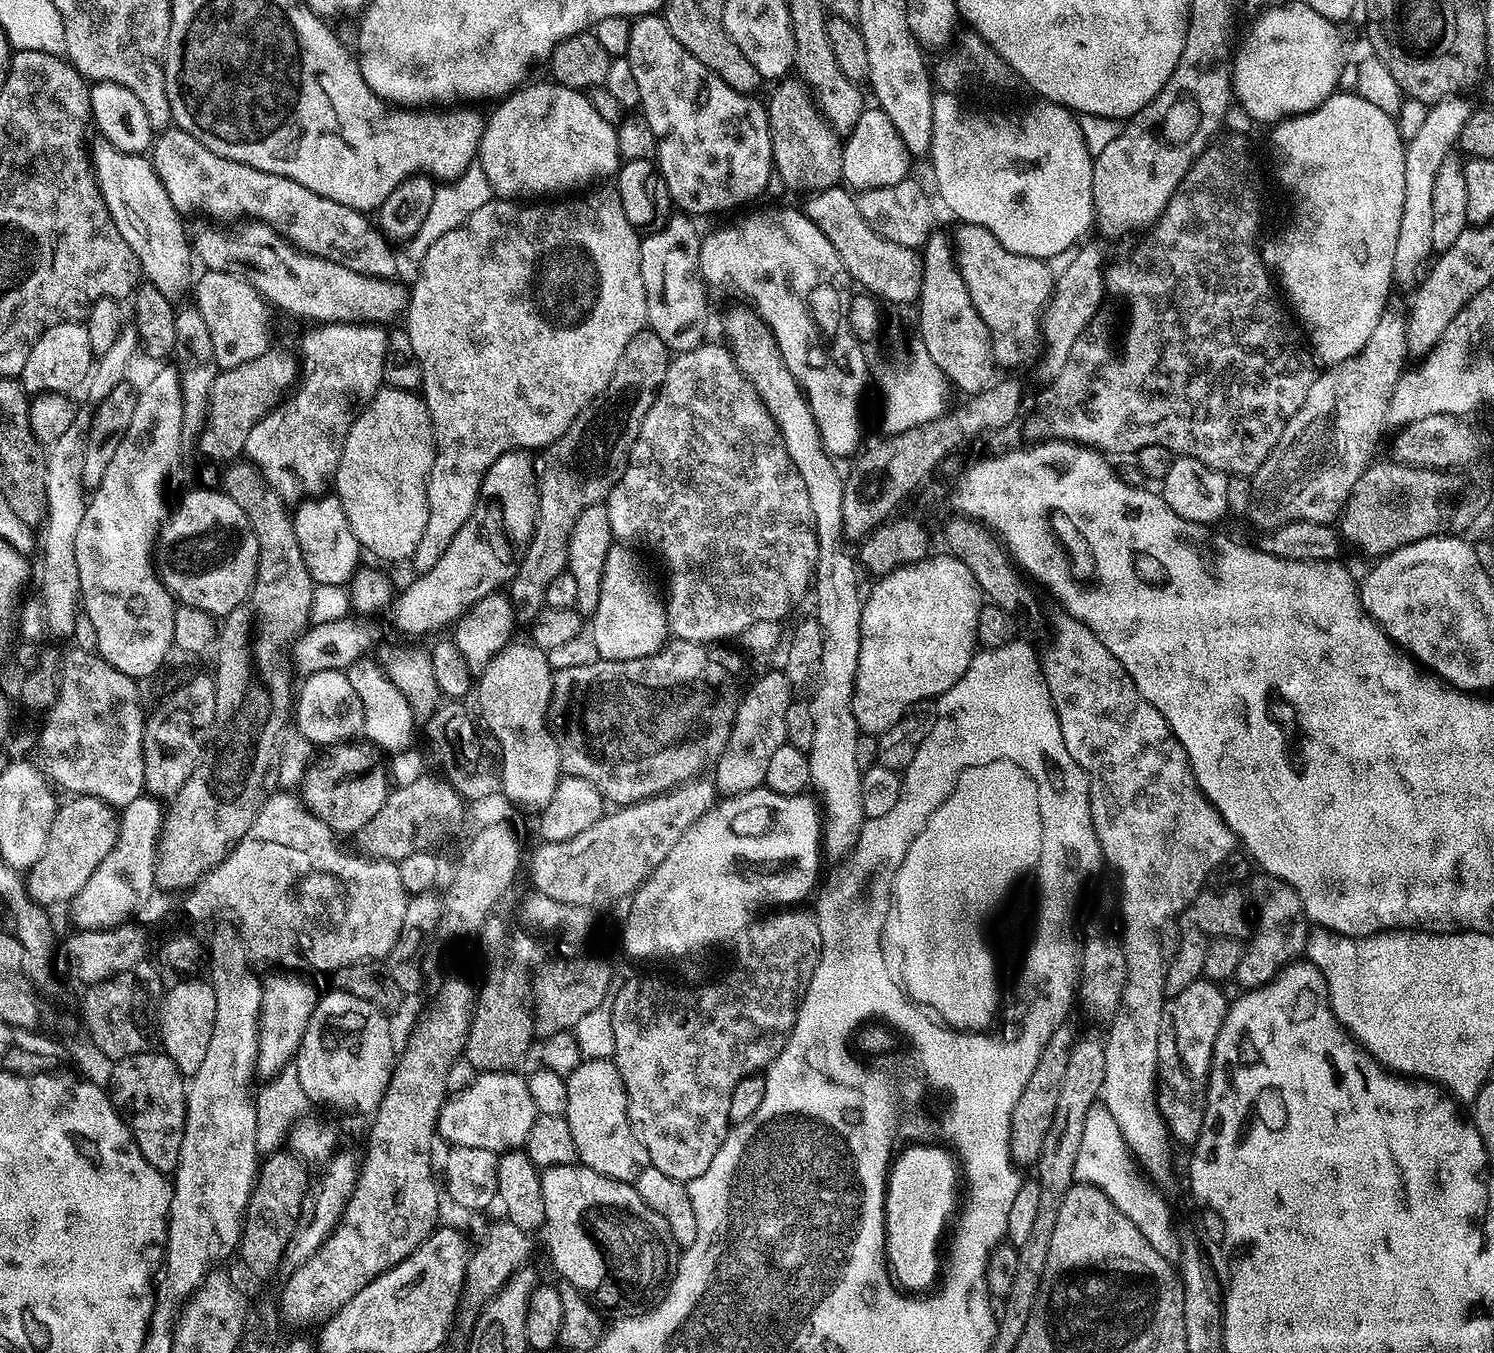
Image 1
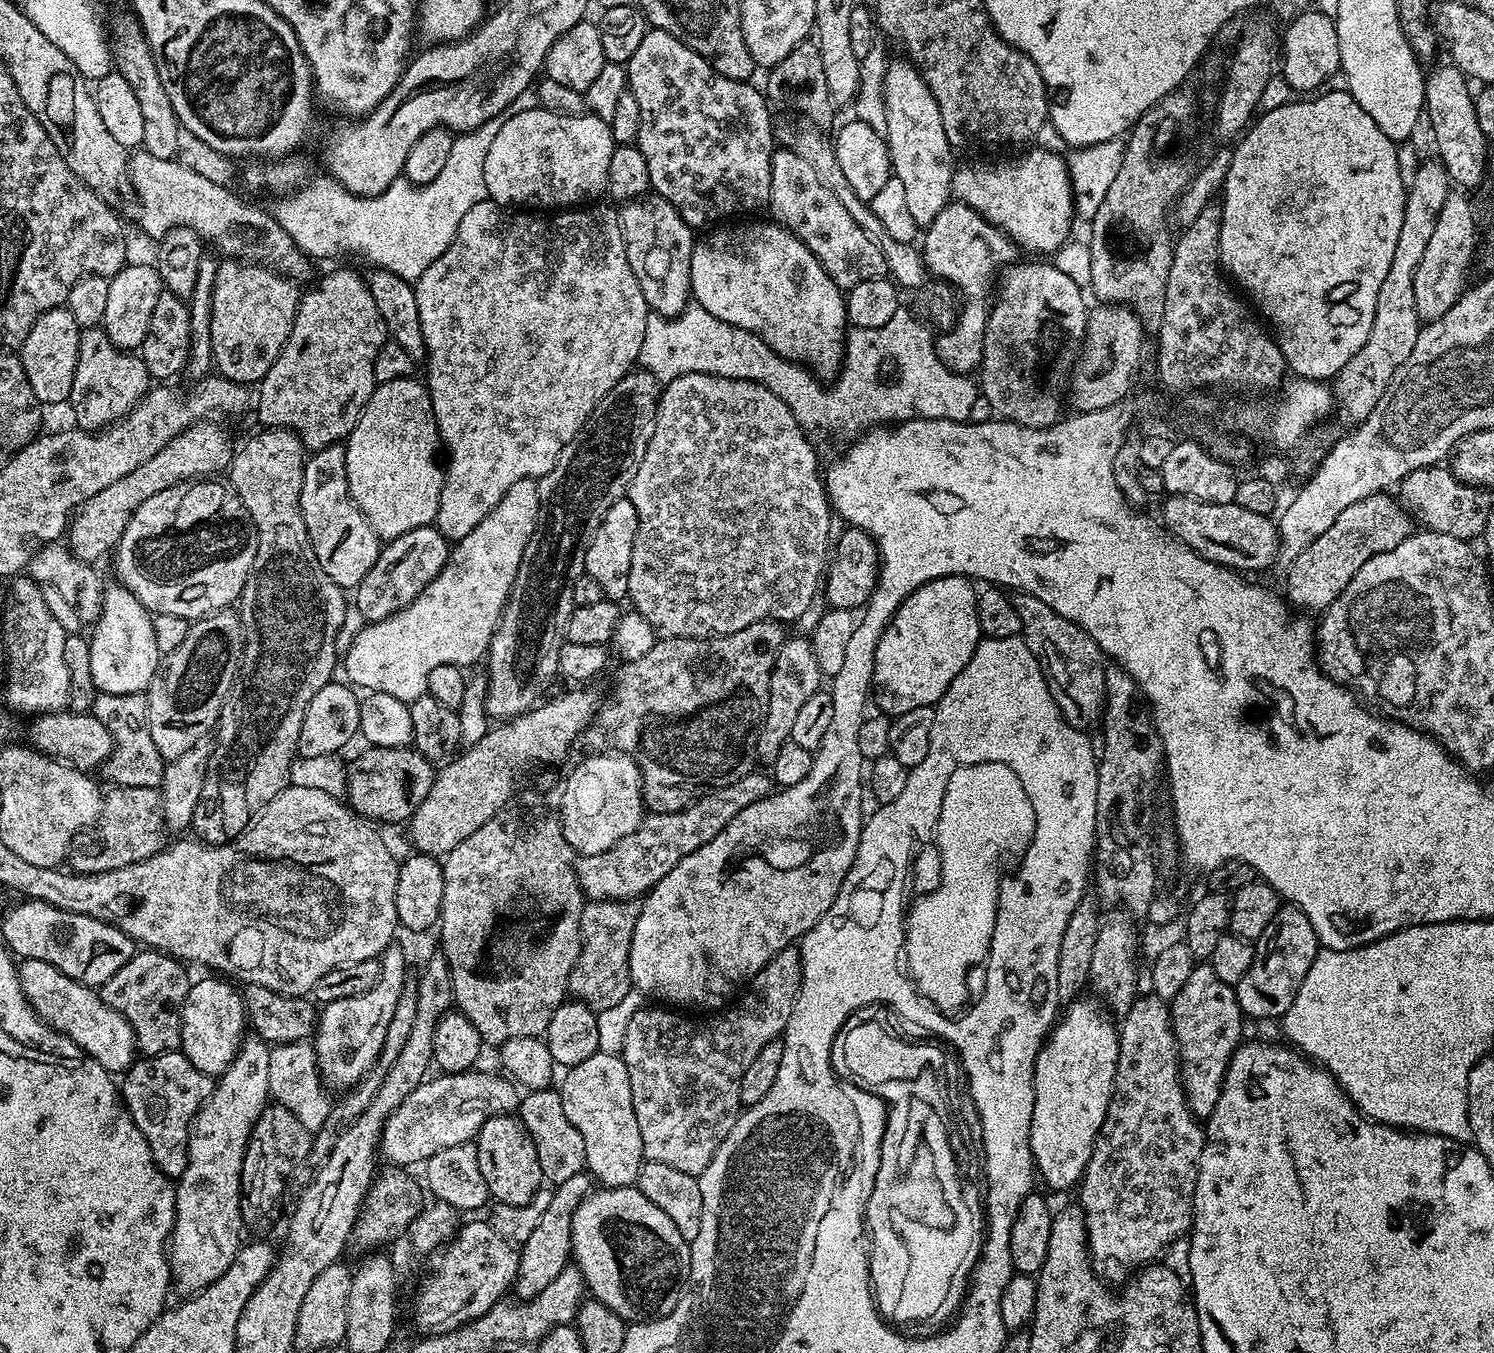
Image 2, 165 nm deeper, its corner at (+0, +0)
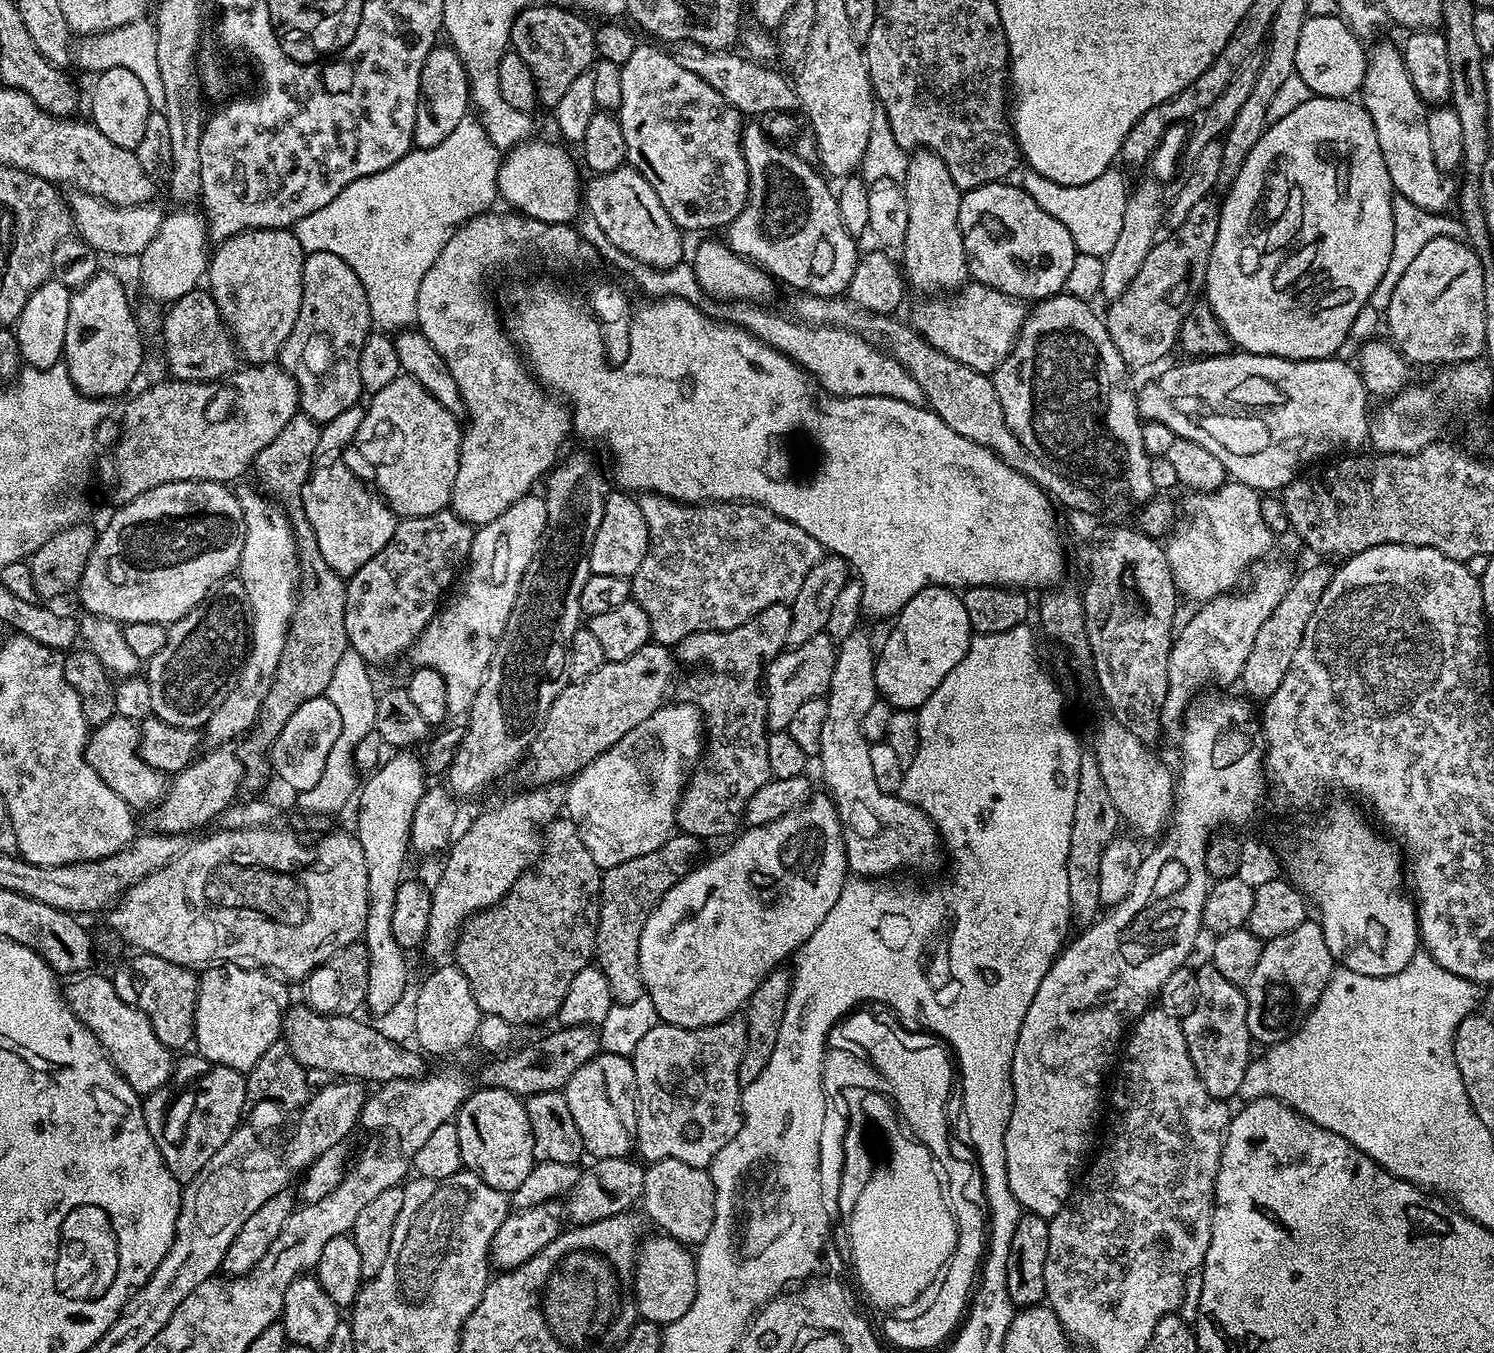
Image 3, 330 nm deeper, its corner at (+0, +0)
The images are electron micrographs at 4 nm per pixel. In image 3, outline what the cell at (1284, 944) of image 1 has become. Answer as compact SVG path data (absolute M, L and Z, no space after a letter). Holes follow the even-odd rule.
M1315 919L1304 920L1290 934L1278 934L1278 938L1264 941L1262 958L1258 958L1254 974L1243 985L1248 1007L1246 1022L1252 1039L1271 1046L1291 1036L1304 1023L1318 998L1322 998L1333 971L1330 946L1326 946L1322 926Z

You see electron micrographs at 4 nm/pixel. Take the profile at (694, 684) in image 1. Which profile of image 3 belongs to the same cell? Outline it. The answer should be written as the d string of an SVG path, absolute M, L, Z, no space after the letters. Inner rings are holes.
M775 604L766 606L766 610L742 622L742 626L734 626L730 630L721 632L695 632L682 638L680 643L675 645L674 655L677 661L683 667L685 664L689 668L688 692L696 696L692 698L696 709L704 718L706 729L702 759L689 775L680 804L676 808L676 828L685 836L707 838L707 836L729 835L728 837L731 837L741 827L750 798L754 798L754 794L758 794L758 790L762 790L762 786L766 786L766 782L773 779L770 761L766 758L766 742L770 731L768 697L765 688L766 673L768 663L777 654L785 651L791 621L791 607L788 604Z

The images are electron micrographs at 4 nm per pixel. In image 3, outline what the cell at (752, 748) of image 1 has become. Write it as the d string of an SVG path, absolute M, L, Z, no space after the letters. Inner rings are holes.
M825 631L814 634L802 646L780 652L768 663L766 695L768 697L768 727L771 731L787 730L802 702L810 702L815 696L823 697L830 686L832 671L836 665L837 645Z

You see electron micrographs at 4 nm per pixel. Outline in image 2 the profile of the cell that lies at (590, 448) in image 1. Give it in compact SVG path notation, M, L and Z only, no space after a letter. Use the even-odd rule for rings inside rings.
M631 370L594 406L590 418L574 434L574 438L558 454L558 462L554 462L554 470L541 476L538 483L538 522L526 550L522 554L522 562L518 566L518 574L514 578L514 586L508 595L504 613L500 615L500 624L488 644L486 653L486 675L488 693L486 694L485 711L489 717L497 721L508 722L517 716L523 716L536 707L545 695L544 684L548 684L558 674L558 650L562 643L562 630L570 618L574 607L572 591L574 582L584 575L584 559L586 550L610 506L627 493L628 483L634 478L638 466L642 462L642 454L646 454L648 439L652 433L652 424L656 420L656 405L660 402L661 381L656 380L649 372Z

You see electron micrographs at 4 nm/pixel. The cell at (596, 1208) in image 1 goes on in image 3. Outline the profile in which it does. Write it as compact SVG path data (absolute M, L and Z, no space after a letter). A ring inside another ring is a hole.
M655 1235L649 1240L647 1237L639 1245L636 1254L634 1291L639 1319L649 1320L663 1326L682 1318L682 1314L686 1314L686 1310L690 1310L690 1306L694 1302L696 1297L696 1257L673 1236Z

